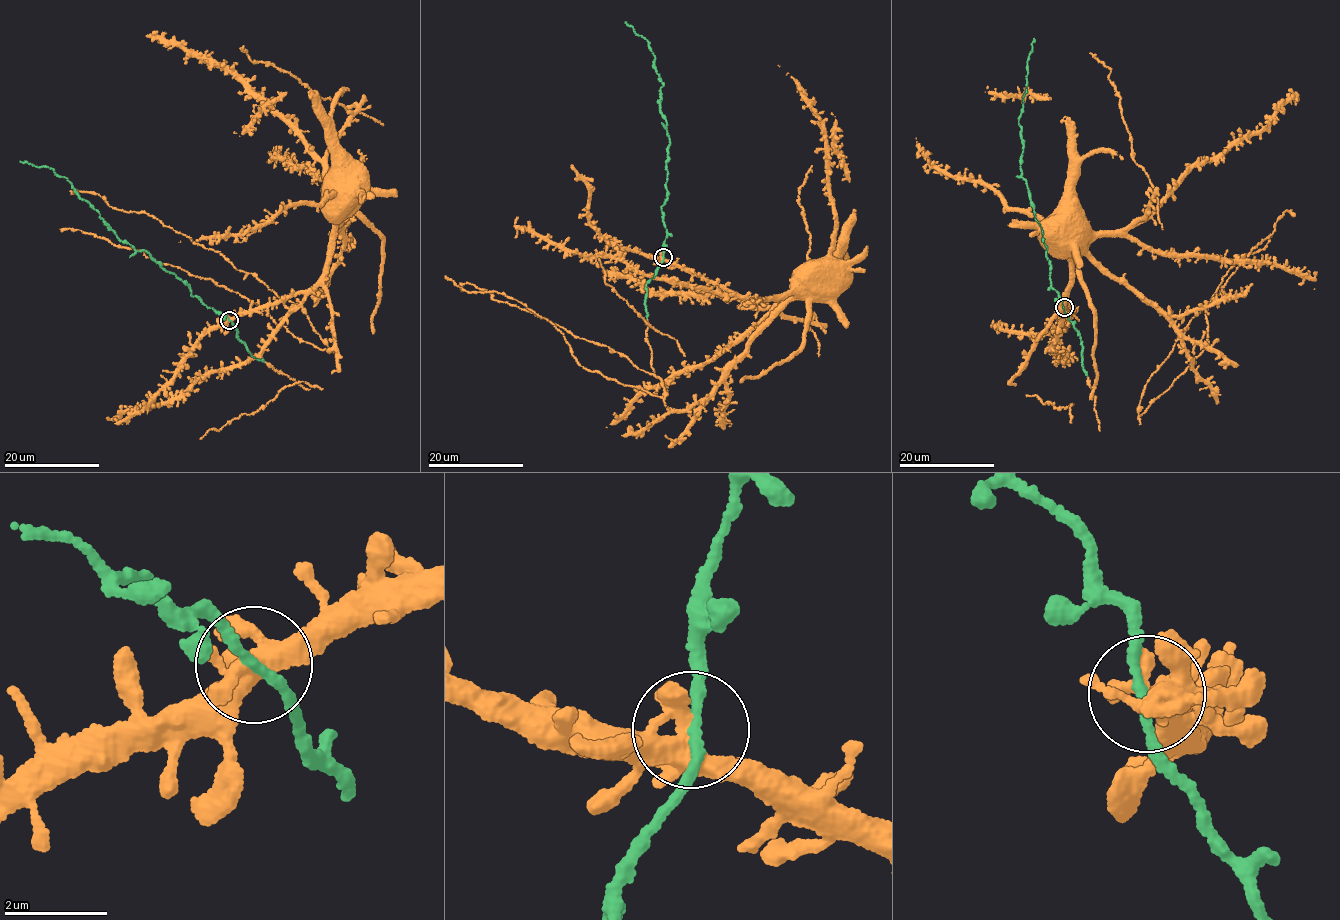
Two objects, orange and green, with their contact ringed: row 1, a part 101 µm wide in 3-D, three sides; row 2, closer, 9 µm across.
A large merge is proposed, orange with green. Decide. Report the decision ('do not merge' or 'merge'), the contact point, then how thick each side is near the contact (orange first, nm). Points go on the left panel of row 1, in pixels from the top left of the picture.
merge | (229, 320) | 360/180 nm

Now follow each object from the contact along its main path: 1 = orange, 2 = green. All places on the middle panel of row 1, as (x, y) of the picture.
1: (662, 257), (750, 297), (782, 295), (791, 289), (818, 287), (825, 282), (821, 278), (825, 275)
2: (662, 257), (667, 233), (661, 209), (668, 195), (670, 144), (660, 109), (663, 86), (646, 39), (625, 21)

